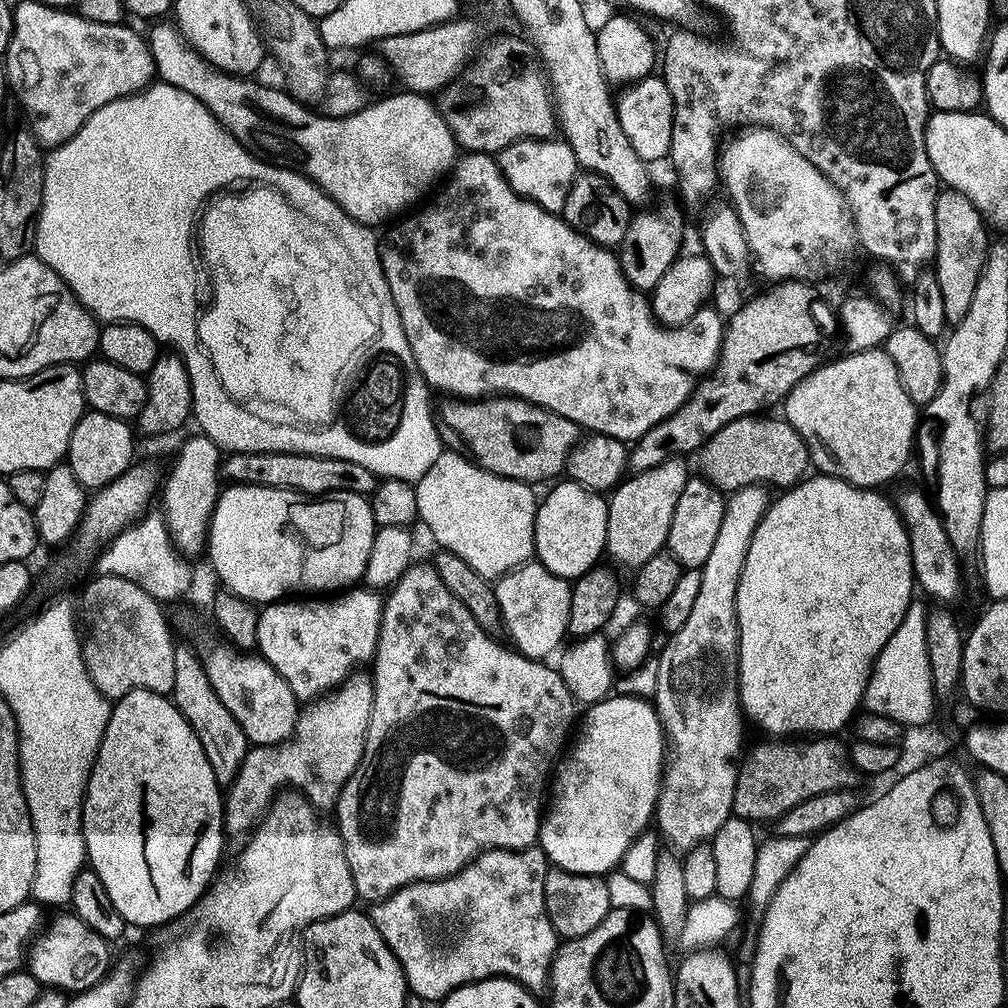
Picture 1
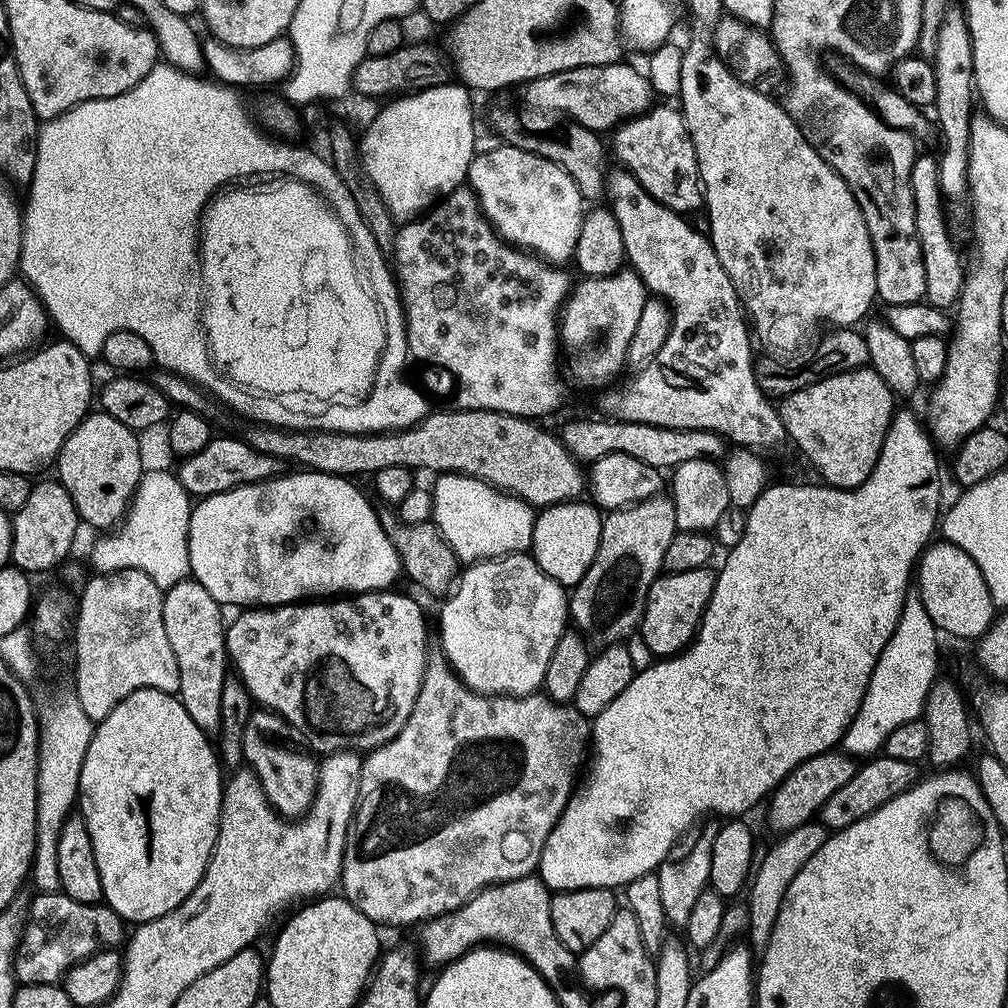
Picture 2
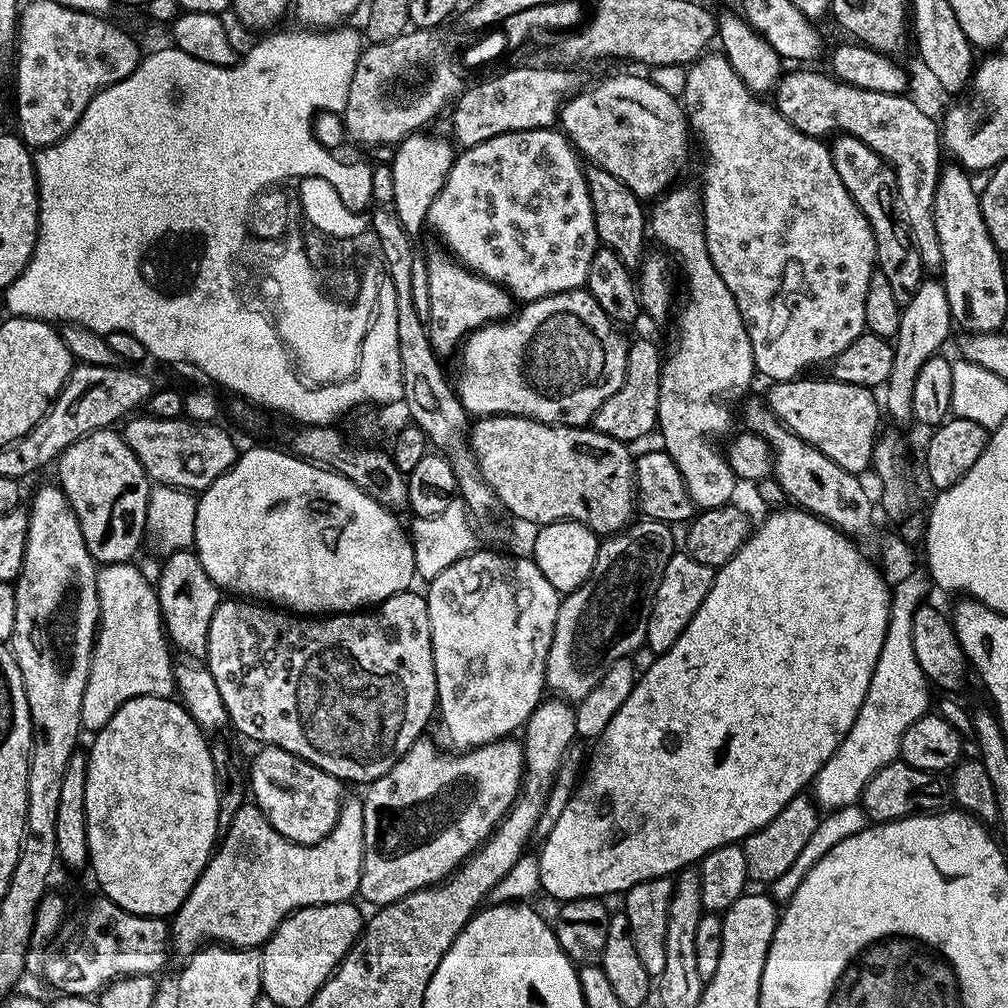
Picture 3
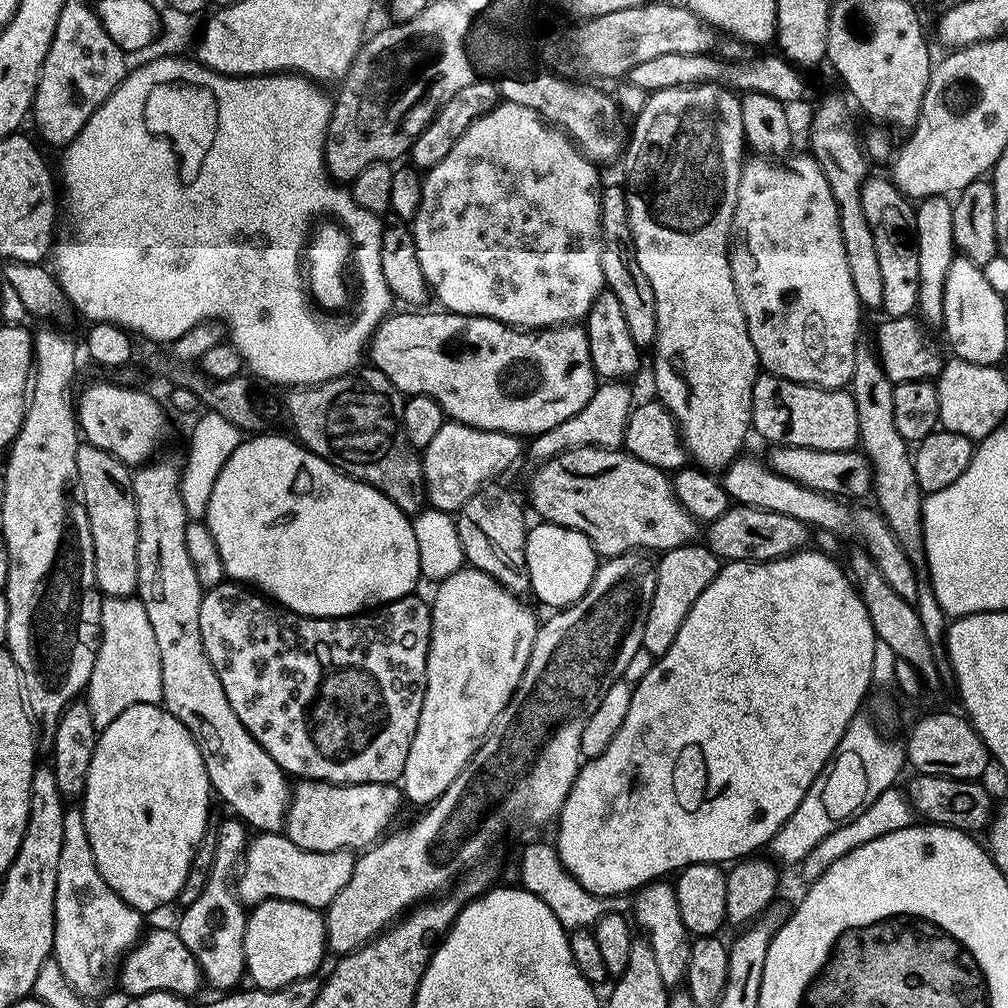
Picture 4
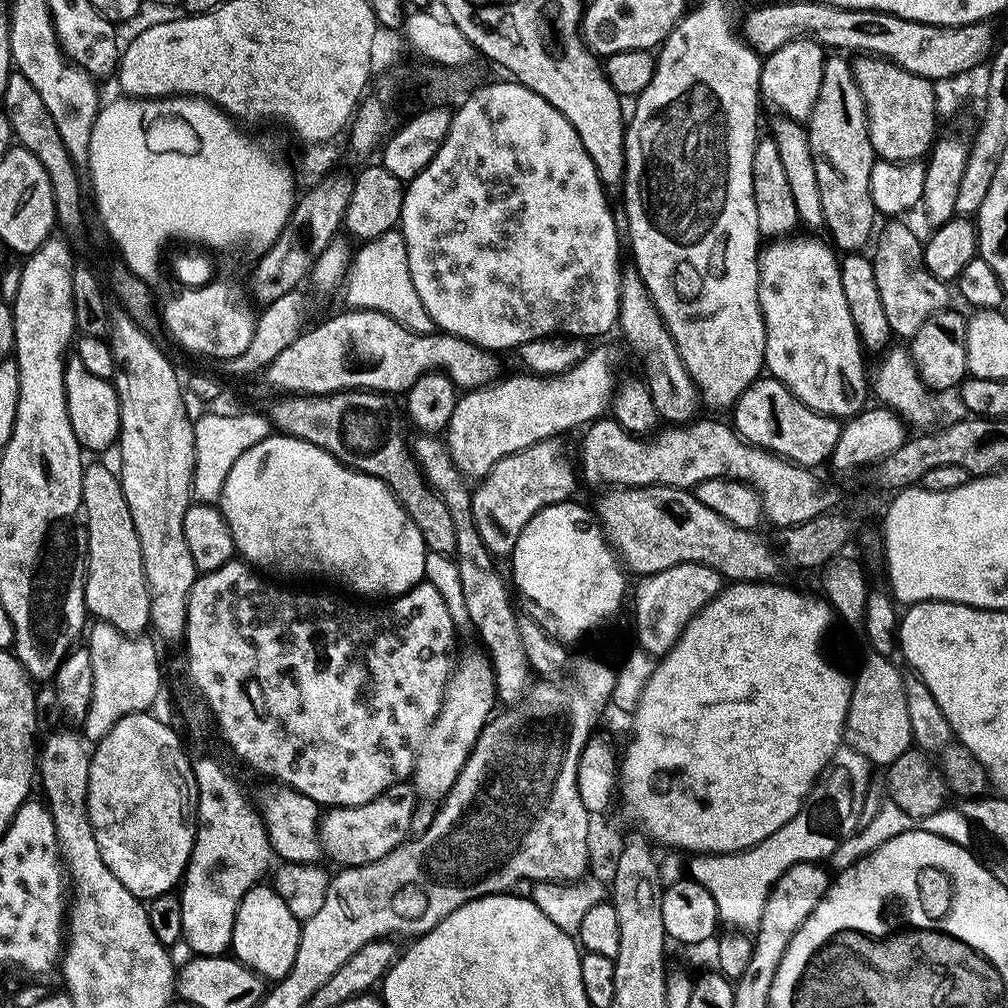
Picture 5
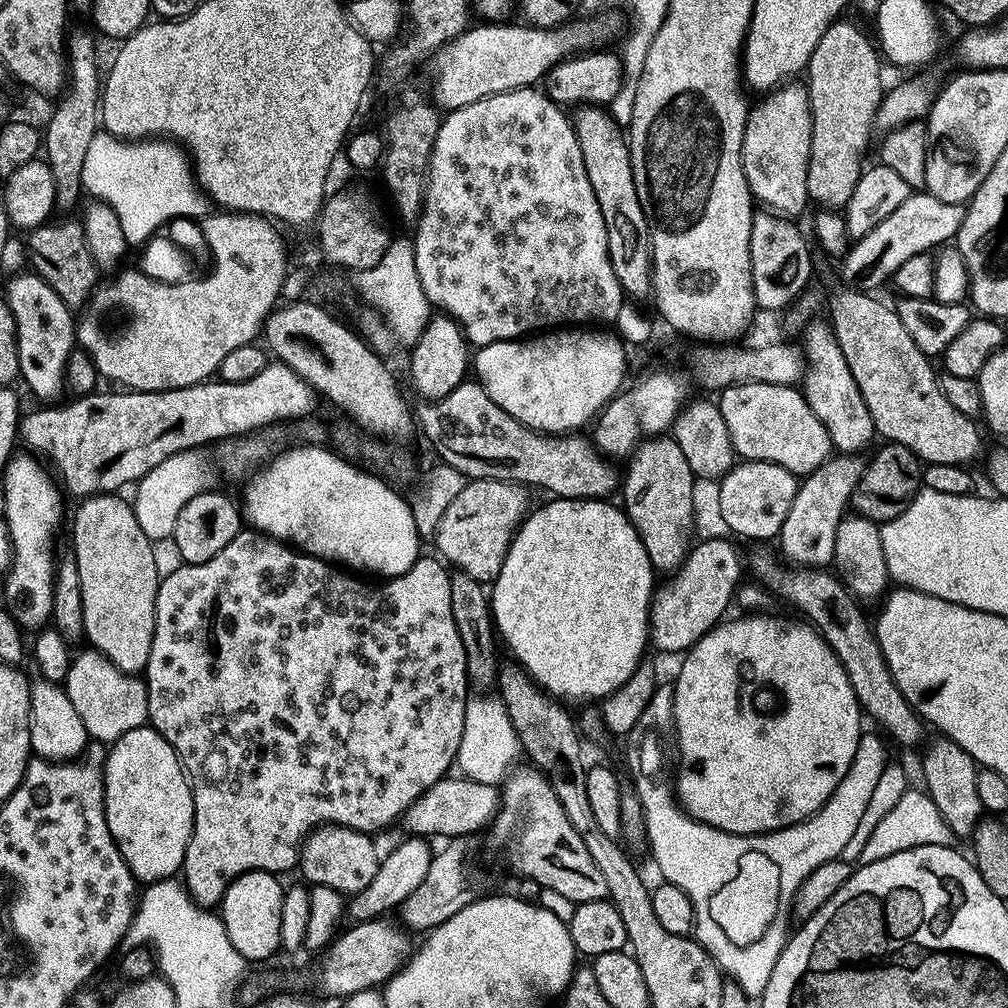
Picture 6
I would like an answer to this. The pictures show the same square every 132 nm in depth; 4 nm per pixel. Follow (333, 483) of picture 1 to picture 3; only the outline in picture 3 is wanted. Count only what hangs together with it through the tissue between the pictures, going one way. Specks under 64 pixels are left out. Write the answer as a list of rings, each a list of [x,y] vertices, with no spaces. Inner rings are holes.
[[[145,417],[129,419],[122,435],[153,483],[201,492],[236,463],[238,451],[229,431],[210,426],[211,423],[208,422],[190,426],[189,421],[184,418],[172,420]]]

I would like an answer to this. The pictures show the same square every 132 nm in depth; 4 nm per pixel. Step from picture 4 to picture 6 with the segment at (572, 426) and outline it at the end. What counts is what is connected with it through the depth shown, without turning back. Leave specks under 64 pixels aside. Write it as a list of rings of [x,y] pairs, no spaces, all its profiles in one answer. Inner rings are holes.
[[[468,480],[438,522],[435,551],[455,571],[470,574],[470,578],[481,582],[495,582],[516,529],[529,511],[528,492],[525,485],[511,484],[509,480]]]

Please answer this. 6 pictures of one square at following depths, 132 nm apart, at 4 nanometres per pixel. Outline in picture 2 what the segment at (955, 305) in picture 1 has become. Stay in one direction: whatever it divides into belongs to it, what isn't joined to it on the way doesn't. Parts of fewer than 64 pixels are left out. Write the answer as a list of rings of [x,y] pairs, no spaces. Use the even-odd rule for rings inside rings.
[[[924,154],[917,155],[916,165],[912,167],[912,193],[916,229],[922,246],[922,262],[926,266],[926,300],[935,308],[948,310],[959,301],[966,279],[966,264],[964,268],[964,260],[956,249],[956,240],[948,229],[950,217],[940,189],[940,170],[933,157],[931,160]]]

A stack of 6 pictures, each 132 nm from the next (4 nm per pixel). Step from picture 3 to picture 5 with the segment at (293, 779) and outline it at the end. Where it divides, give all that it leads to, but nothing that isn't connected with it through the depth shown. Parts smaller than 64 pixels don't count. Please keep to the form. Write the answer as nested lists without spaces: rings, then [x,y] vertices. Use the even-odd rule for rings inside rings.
[[[411,783],[395,784],[381,796],[362,806],[327,809],[319,821],[320,843],[323,851],[338,861],[341,867],[357,868],[386,858],[410,836],[411,815],[418,807],[418,793]]]

